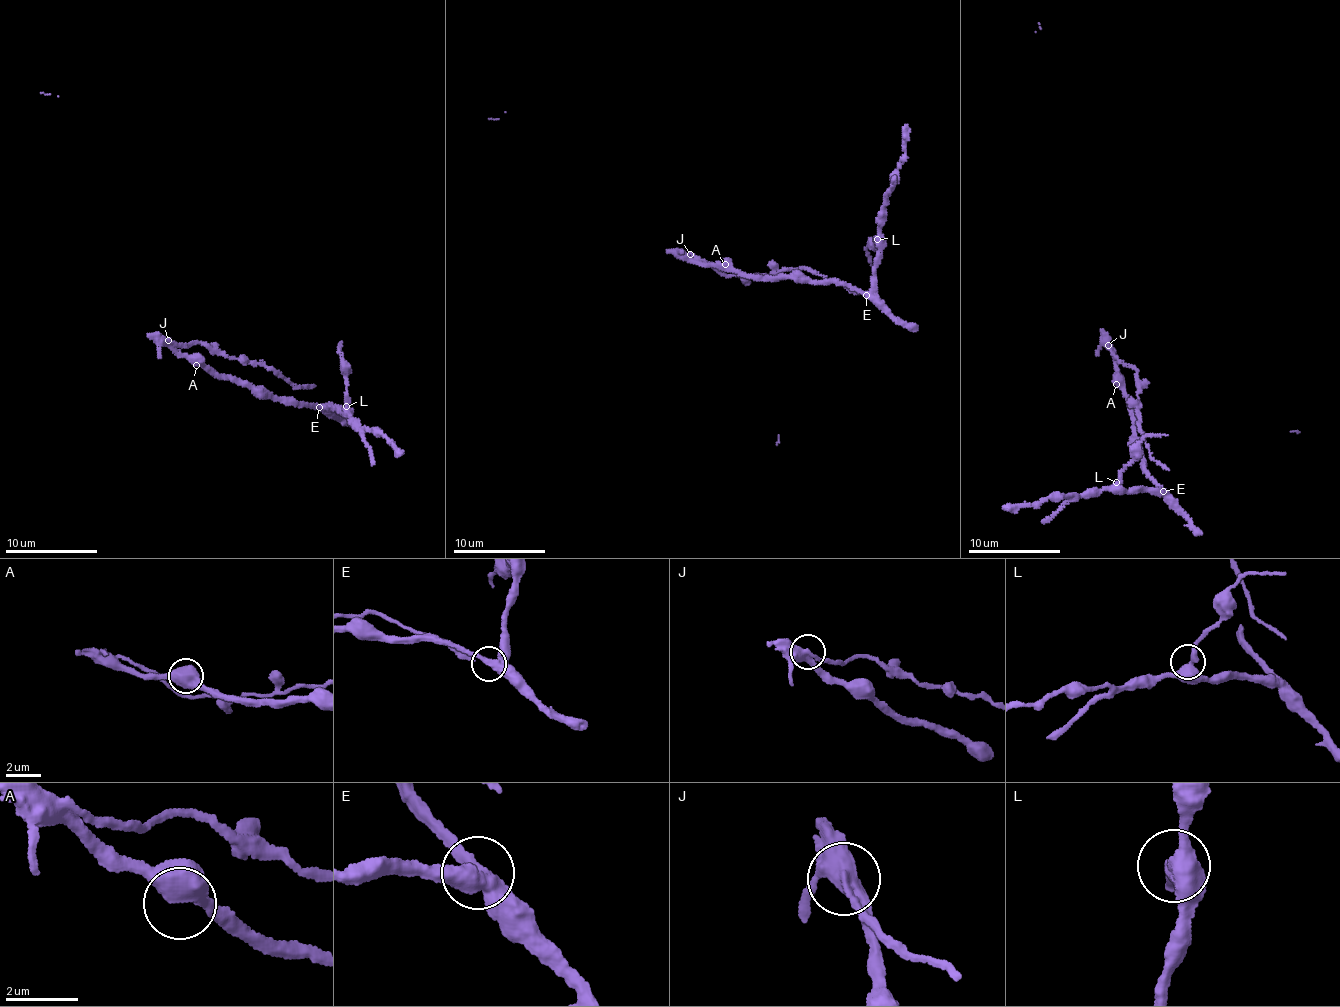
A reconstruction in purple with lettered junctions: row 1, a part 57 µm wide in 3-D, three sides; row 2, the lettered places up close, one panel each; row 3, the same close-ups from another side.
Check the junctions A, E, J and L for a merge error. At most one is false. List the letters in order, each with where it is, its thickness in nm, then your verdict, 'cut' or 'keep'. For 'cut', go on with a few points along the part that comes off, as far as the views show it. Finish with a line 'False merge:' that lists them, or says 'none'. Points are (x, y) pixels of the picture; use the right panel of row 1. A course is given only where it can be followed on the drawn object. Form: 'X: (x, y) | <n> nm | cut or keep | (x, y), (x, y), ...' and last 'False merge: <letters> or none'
A: (1116, 384) | 440 nm | keep
E: (1163, 491) | 340 nm | keep
J: (1108, 345) | 380 nm | cut | (1107, 345), (1137, 373), (1140, 424), (1151, 457), (1169, 470)
L: (1116, 482) | 400 nm | keep
False merge: J

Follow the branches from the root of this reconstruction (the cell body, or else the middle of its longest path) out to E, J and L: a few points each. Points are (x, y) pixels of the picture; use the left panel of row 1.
E: (187, 356), (215, 374), (263, 387), (279, 398), (292, 397), (319, 407)
J: (187, 356), (182, 357), (168, 341)
L: (187, 356), (215, 374), (263, 387), (279, 398), (327, 405), (338, 413), (344, 412), (346, 406)

